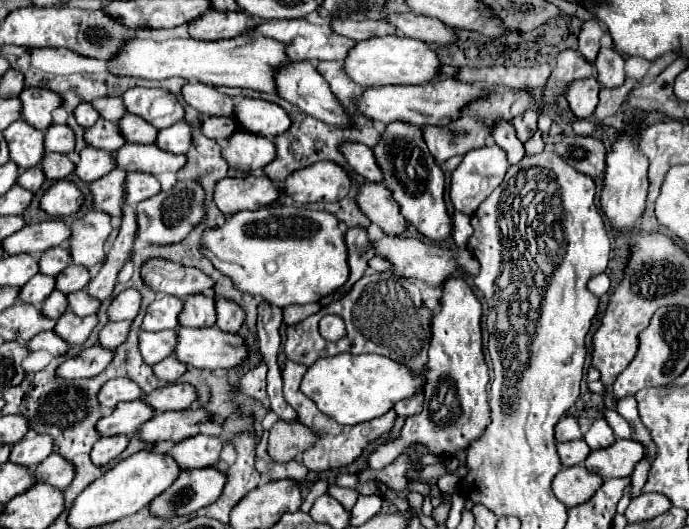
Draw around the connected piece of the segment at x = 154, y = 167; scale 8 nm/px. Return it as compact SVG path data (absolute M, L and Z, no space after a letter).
M125 143L117 153L117 167L125 171L145 171L145 173L165 173L165 171L179 171L187 165L187 155L175 155L157 145L139 145L139 143Z

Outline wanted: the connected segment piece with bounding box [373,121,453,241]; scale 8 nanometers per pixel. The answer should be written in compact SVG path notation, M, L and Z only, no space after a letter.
M389 123L373 153L385 175L385 185L391 189L395 201L399 203L403 217L411 225L415 225L417 231L427 239L445 241L453 233L453 221L443 201L445 175L443 169L435 163L433 155L427 151L427 145L421 135L421 129L411 127L407 123Z

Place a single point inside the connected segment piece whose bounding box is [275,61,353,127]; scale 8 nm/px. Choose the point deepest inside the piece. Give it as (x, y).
(301, 84)

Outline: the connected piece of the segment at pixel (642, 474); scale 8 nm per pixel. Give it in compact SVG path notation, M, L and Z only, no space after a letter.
M641 459L631 475L631 499L635 499L637 495L641 495L641 489L647 481L647 473L649 473L649 463L645 459Z

